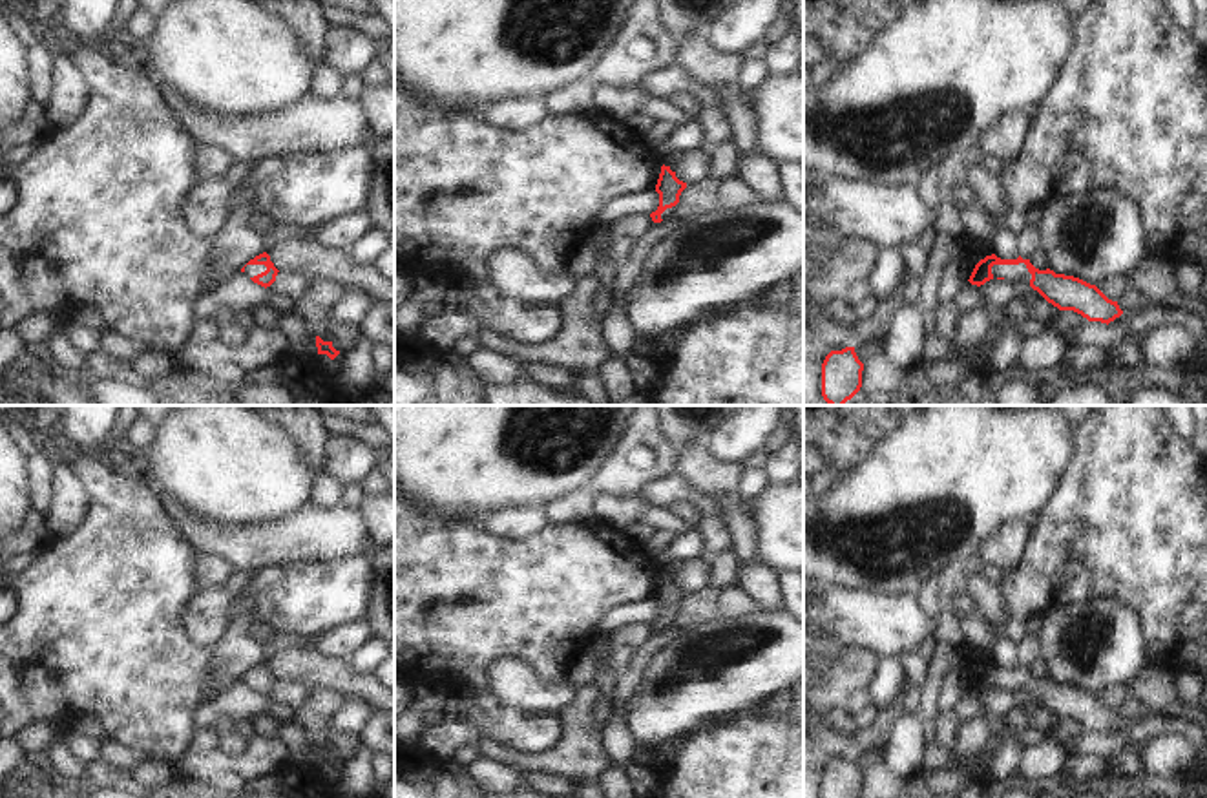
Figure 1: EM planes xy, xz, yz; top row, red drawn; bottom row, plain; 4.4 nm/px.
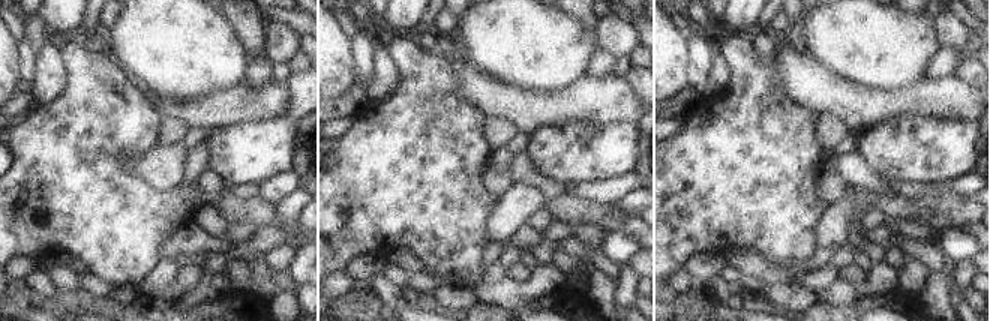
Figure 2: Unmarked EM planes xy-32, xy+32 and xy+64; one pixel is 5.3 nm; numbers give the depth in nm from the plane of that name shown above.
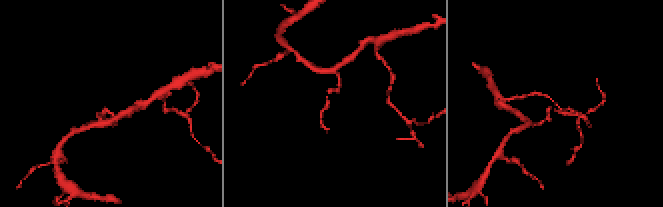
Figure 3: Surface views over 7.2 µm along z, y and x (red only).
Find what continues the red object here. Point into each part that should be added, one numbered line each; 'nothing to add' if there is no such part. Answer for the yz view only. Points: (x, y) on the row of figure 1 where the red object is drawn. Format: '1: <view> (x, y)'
nothing to add

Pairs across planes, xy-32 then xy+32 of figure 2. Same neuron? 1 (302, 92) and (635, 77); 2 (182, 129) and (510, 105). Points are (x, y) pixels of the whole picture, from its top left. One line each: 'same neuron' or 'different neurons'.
1: same neuron
2: different neurons

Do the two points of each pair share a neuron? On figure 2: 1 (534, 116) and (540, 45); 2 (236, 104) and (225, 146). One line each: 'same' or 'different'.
1: different
2: different

